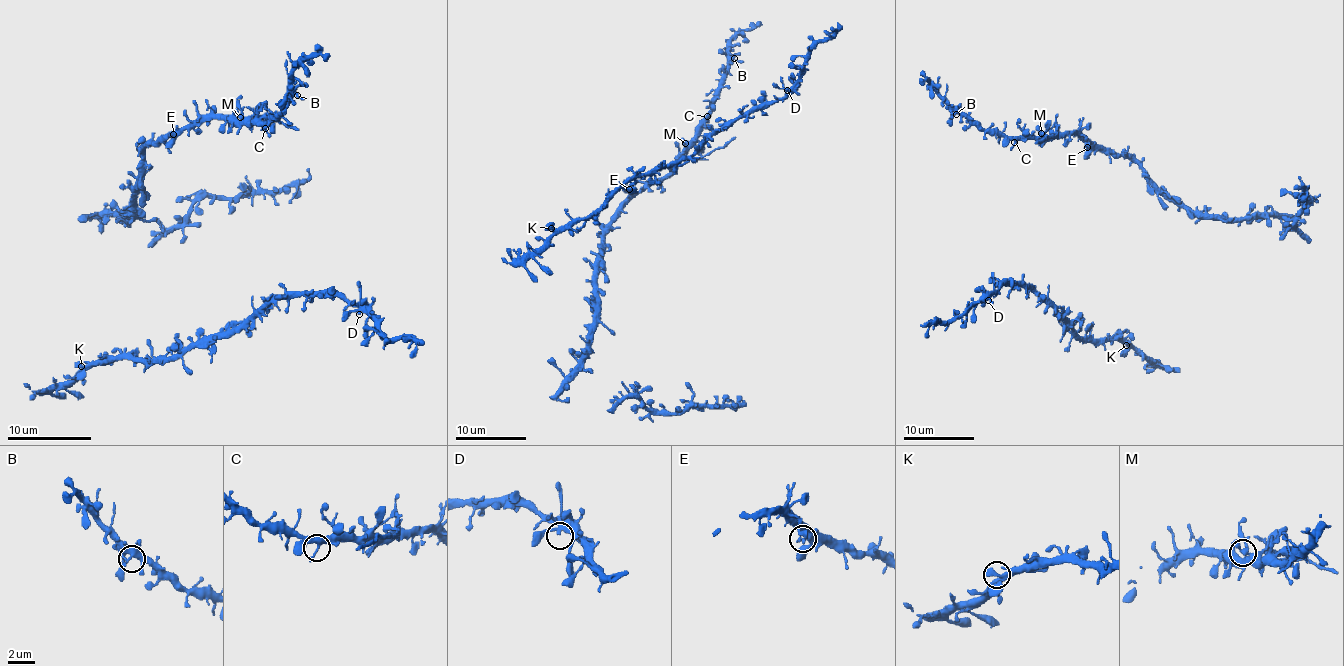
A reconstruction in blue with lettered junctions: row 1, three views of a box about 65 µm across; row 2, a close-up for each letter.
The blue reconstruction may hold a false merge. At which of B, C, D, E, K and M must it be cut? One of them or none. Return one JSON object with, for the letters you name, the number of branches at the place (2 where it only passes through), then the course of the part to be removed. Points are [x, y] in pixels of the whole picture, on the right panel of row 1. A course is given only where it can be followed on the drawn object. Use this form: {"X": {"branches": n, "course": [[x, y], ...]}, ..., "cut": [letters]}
{"M": {"branches": 4, "course": [[1041, 133], [1057, 124], [1053, 135], [1036, 144]]}, "cut": ["M"]}

